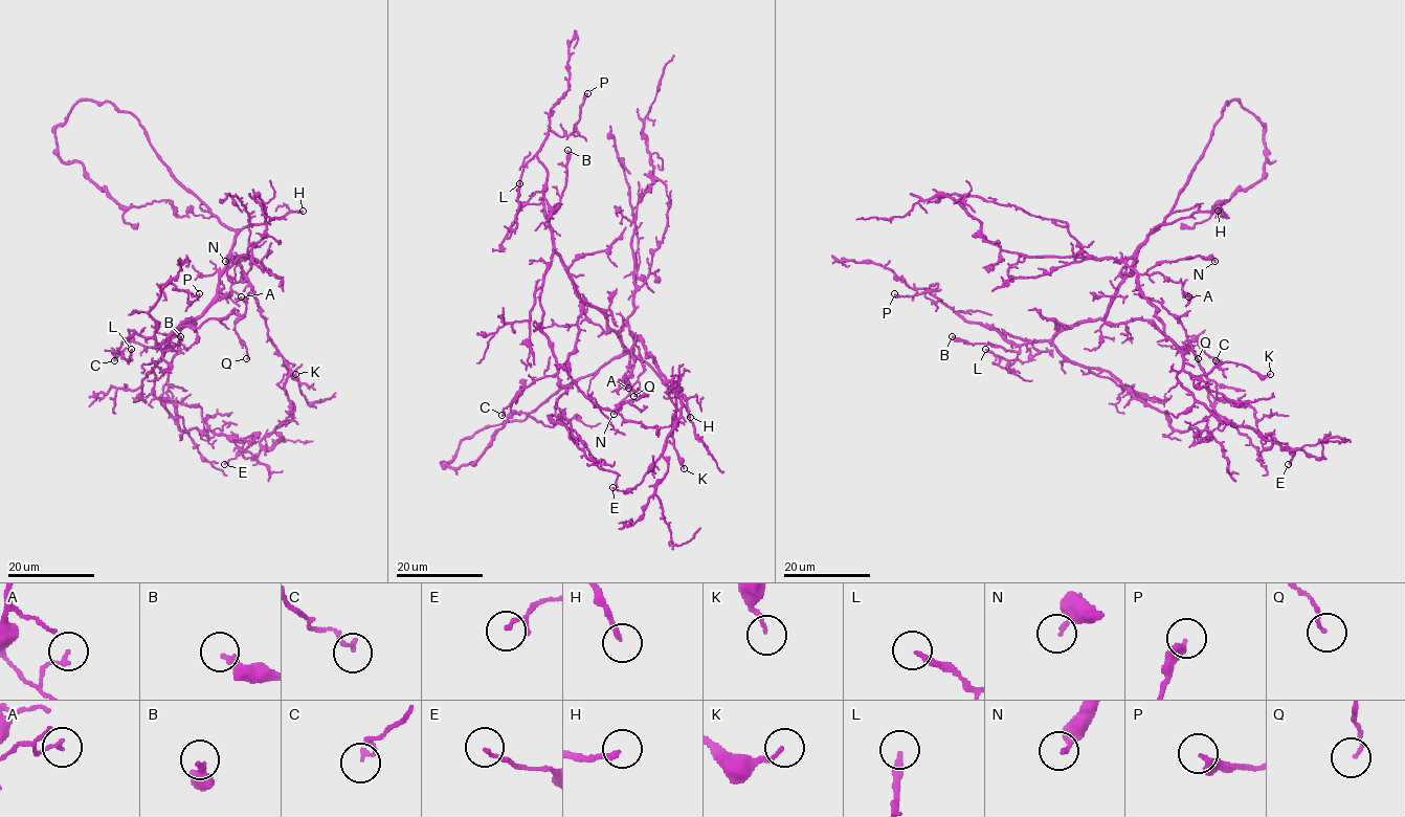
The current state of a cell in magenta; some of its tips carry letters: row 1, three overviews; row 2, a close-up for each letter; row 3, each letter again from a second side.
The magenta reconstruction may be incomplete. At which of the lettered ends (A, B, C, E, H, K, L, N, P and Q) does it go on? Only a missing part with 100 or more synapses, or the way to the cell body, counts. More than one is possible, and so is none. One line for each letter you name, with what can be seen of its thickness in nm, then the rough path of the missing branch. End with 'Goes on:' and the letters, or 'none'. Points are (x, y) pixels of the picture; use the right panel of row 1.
H: 180 nm
Goes on: H

